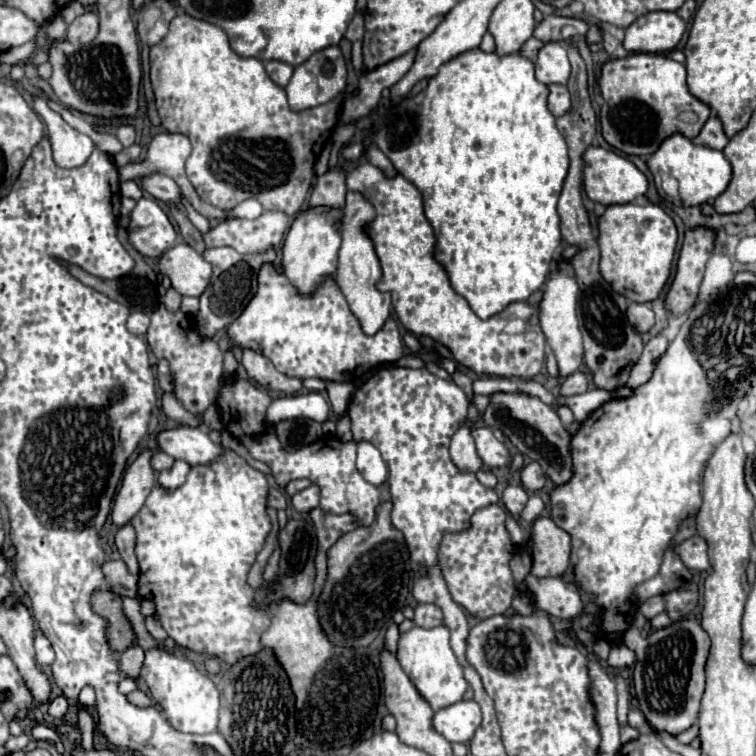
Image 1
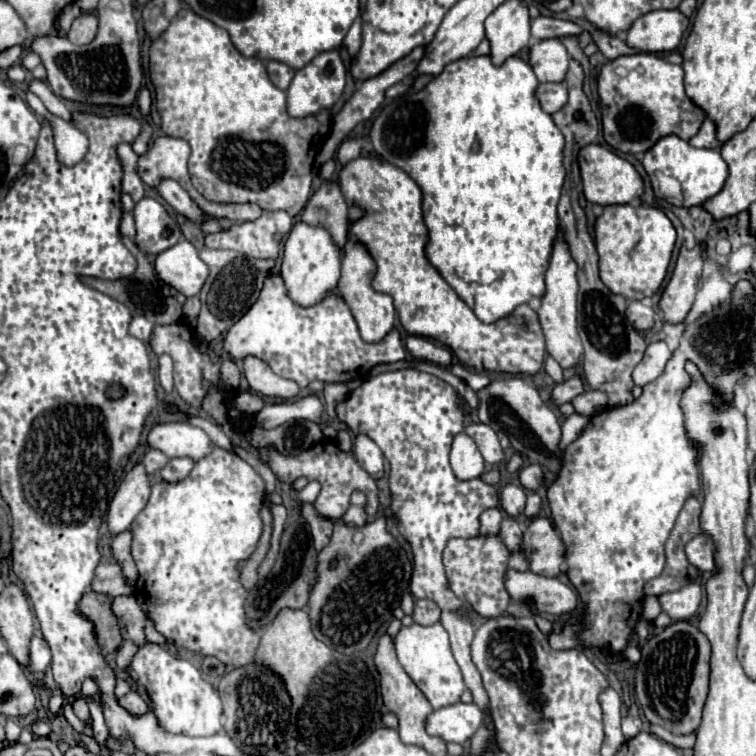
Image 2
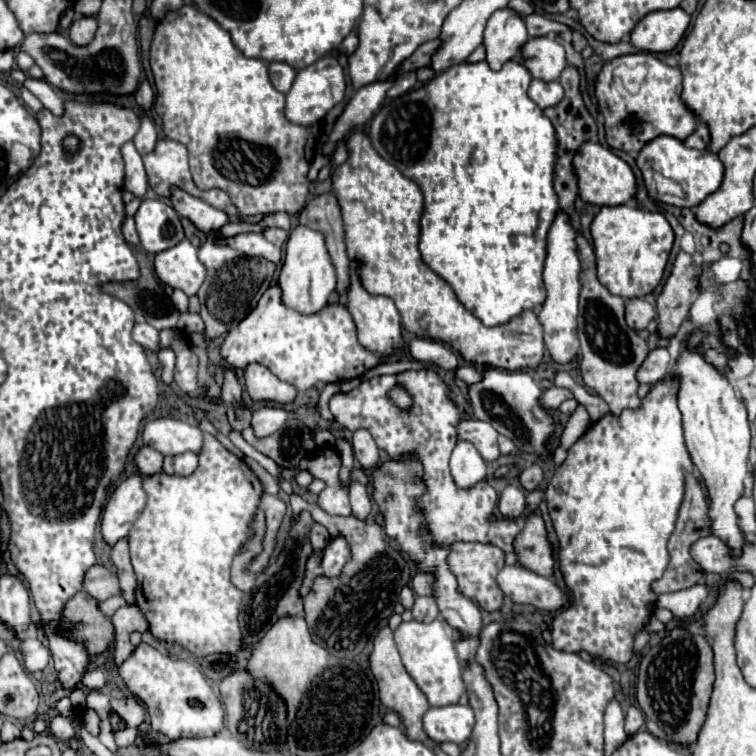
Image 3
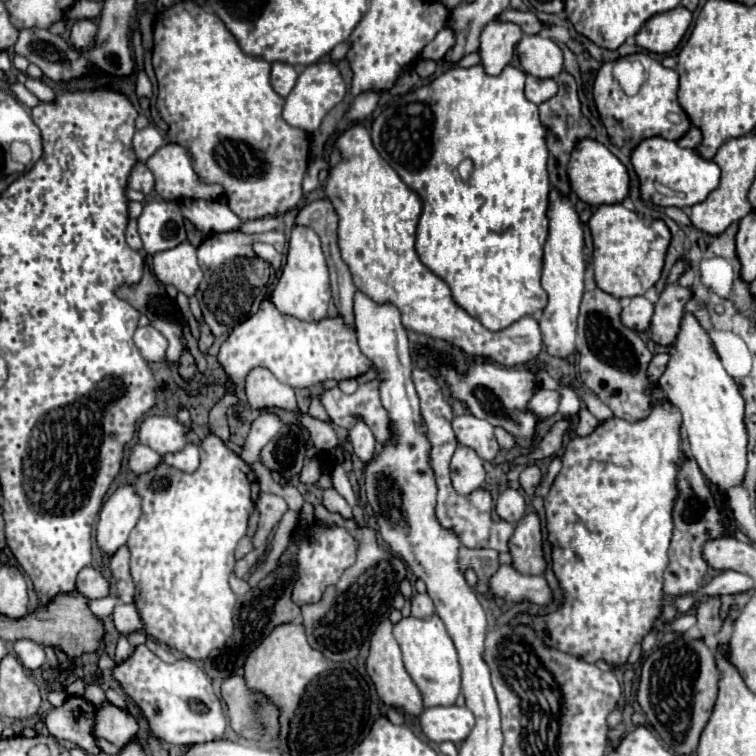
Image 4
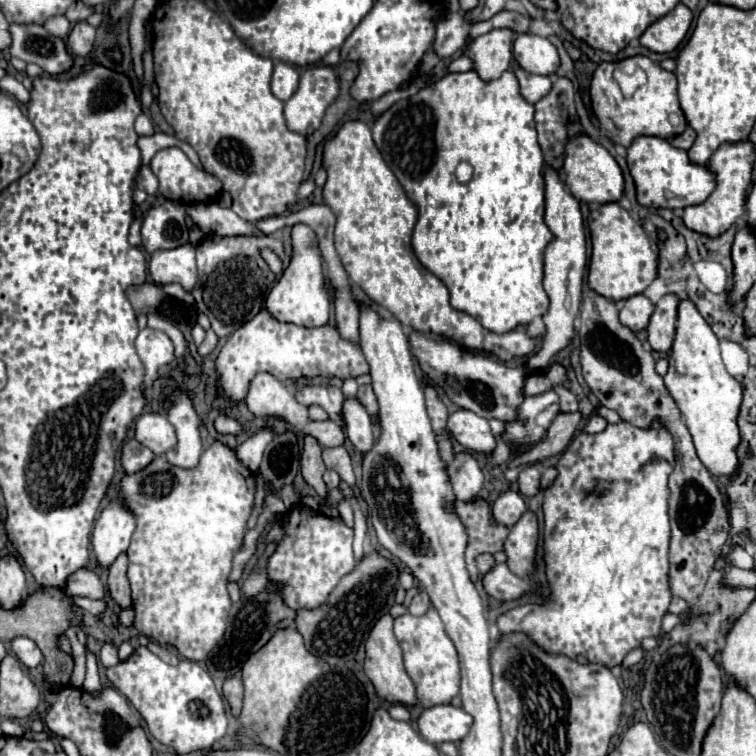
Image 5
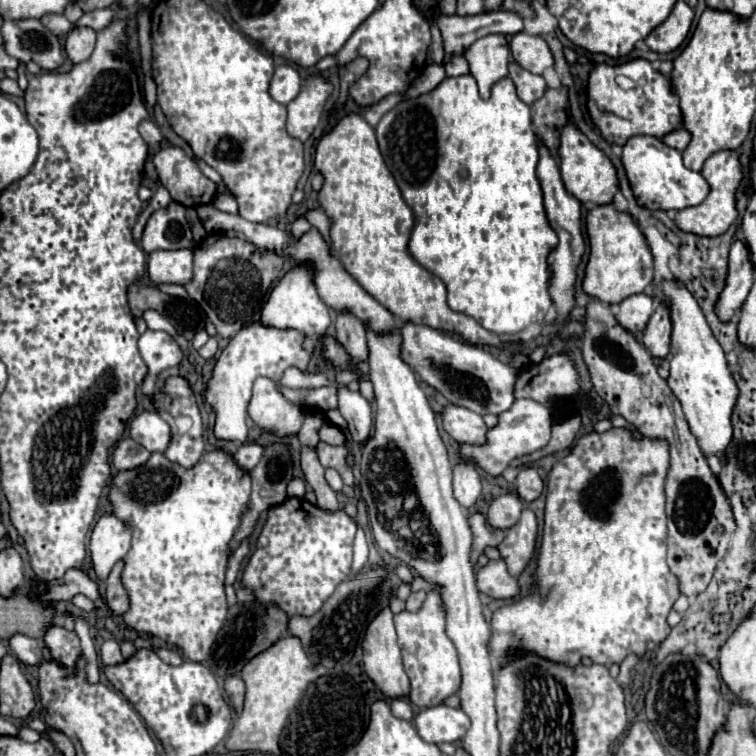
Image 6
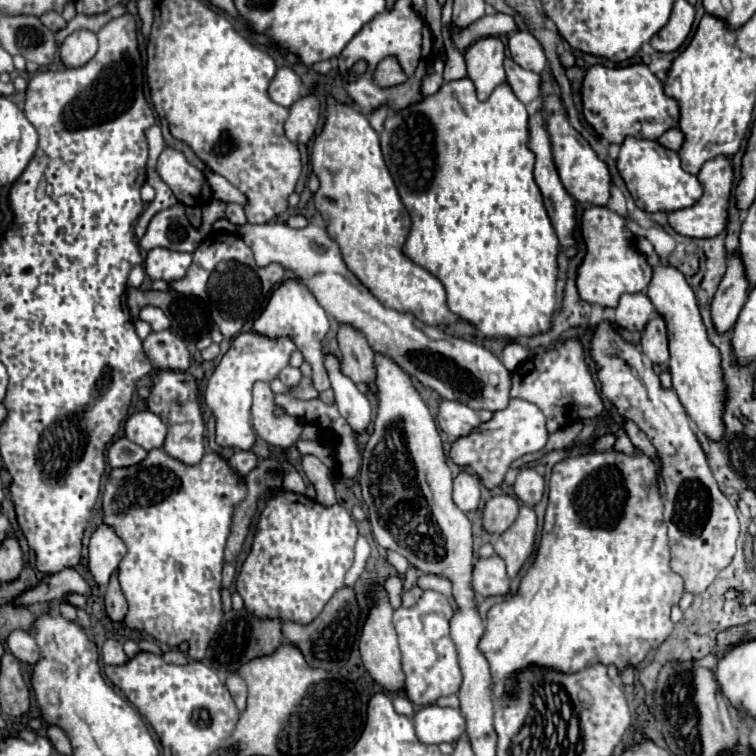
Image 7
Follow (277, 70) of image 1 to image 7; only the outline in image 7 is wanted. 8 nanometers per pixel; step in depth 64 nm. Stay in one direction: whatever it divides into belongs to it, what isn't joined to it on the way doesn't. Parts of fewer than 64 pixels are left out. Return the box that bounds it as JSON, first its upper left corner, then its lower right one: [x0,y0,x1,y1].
[268,66,302,108]

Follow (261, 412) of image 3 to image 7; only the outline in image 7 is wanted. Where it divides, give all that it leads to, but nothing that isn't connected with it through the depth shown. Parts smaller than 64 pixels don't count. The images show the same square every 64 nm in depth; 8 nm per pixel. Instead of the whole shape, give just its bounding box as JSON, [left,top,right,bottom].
[228,450,258,476]

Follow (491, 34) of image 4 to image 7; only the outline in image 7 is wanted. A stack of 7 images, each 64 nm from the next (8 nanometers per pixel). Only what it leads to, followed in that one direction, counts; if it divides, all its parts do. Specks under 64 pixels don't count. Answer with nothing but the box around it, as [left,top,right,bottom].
[464,36,506,100]

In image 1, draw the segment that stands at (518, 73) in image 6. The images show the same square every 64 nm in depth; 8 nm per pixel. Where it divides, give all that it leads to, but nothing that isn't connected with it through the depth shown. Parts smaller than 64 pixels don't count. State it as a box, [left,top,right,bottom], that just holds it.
[548,84,570,118]

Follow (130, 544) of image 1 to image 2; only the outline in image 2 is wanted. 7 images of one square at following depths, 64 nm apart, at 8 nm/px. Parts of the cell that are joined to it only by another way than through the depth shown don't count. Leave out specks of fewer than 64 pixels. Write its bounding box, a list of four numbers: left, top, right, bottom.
[112,530,138,586]

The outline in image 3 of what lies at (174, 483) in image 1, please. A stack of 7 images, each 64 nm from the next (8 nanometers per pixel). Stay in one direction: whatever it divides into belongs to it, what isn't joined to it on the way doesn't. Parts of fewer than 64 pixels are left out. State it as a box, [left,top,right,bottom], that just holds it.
[164,452,198,476]

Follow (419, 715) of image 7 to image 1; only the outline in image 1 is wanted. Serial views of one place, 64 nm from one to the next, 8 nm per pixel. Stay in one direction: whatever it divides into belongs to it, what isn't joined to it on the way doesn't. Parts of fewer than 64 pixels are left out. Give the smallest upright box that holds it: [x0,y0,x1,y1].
[434,700,482,742]

